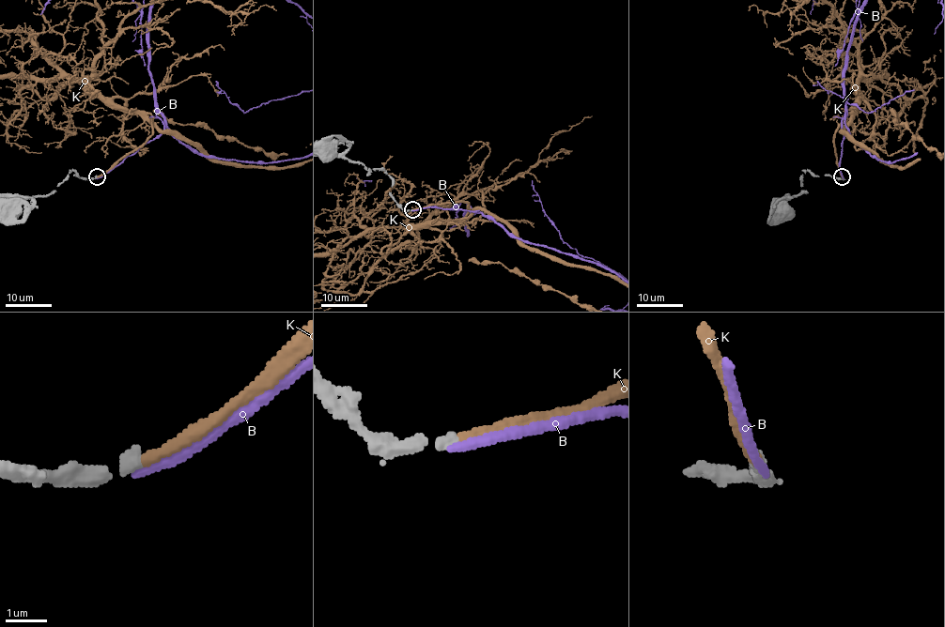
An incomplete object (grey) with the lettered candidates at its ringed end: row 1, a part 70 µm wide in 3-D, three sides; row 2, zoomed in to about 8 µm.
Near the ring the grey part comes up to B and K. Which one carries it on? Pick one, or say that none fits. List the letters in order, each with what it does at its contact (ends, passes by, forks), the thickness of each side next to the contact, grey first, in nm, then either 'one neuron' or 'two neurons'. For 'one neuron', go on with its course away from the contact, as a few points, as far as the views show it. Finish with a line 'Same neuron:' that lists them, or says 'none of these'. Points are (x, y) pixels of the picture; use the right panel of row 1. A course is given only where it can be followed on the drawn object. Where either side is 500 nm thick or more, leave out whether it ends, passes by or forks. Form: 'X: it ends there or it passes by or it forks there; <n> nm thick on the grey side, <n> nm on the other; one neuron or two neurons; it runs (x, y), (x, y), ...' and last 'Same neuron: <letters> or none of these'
B: it ends there; 360 nm thick on the grey side, 240 nm on the other; two neurons
K: it ends there; 320 nm thick on the grey side, 280 nm on the other; one neuron
Same neuron: K

